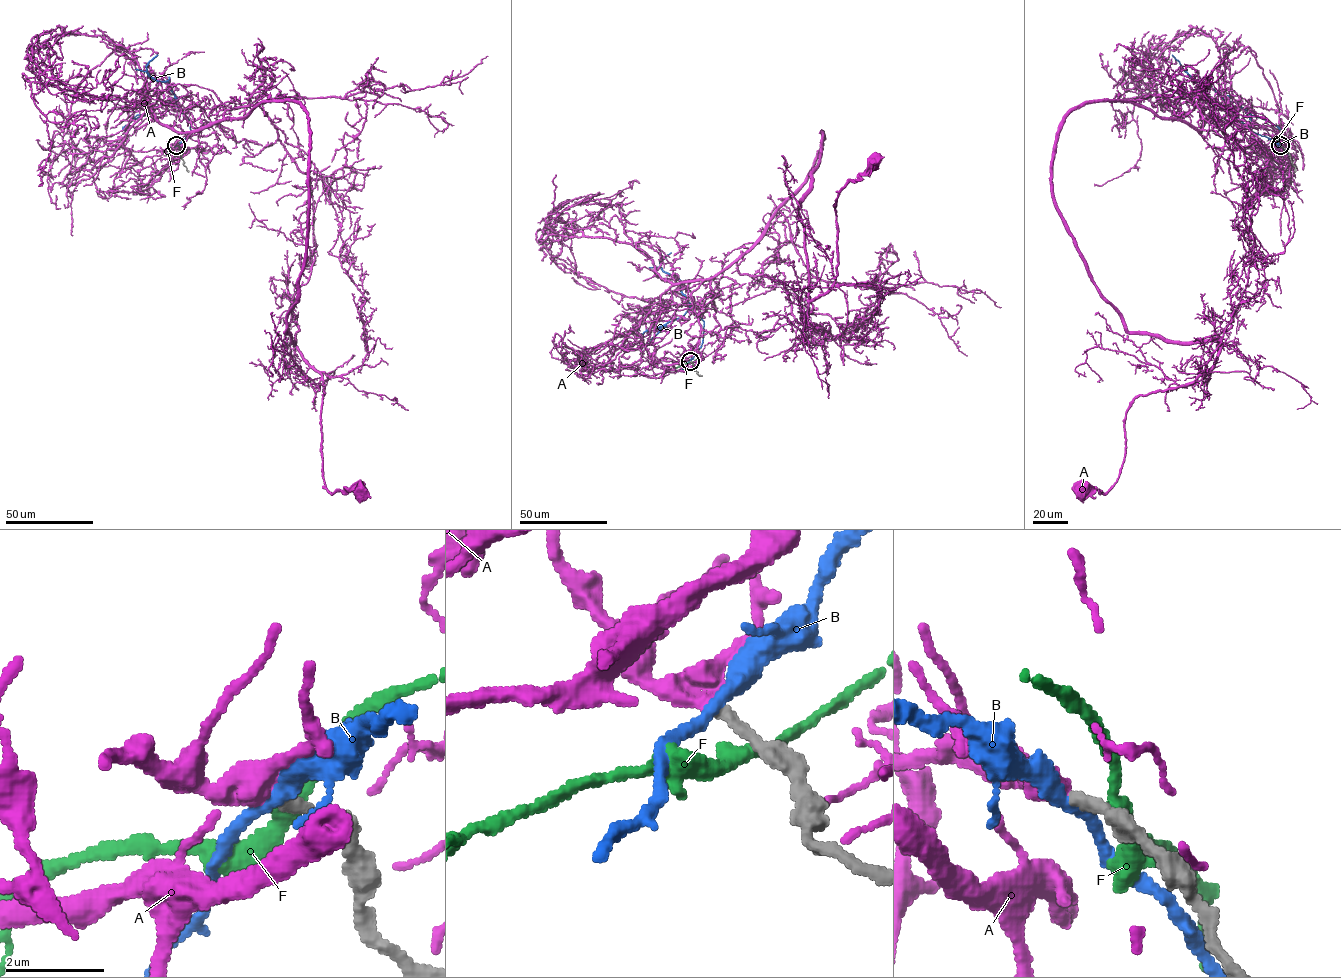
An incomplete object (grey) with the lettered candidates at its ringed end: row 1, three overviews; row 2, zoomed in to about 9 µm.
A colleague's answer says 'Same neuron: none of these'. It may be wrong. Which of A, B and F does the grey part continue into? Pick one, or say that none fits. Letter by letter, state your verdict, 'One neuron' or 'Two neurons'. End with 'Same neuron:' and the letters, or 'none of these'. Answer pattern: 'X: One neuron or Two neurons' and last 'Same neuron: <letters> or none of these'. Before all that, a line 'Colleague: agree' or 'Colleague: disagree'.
Colleague: disagree
A: One neuron
B: Two neurons
F: Two neurons
Same neuron: A

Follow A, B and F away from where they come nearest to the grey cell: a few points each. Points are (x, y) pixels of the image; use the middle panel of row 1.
A: (690, 361), (692, 293), (737, 259), (863, 337), (881, 294), (834, 285), (834, 205), (874, 162)
B: (690, 361), (703, 342), (704, 321), (690, 310), (681, 282), (660, 266), (661, 261), (671, 252)
F: (691, 362), (674, 369)

